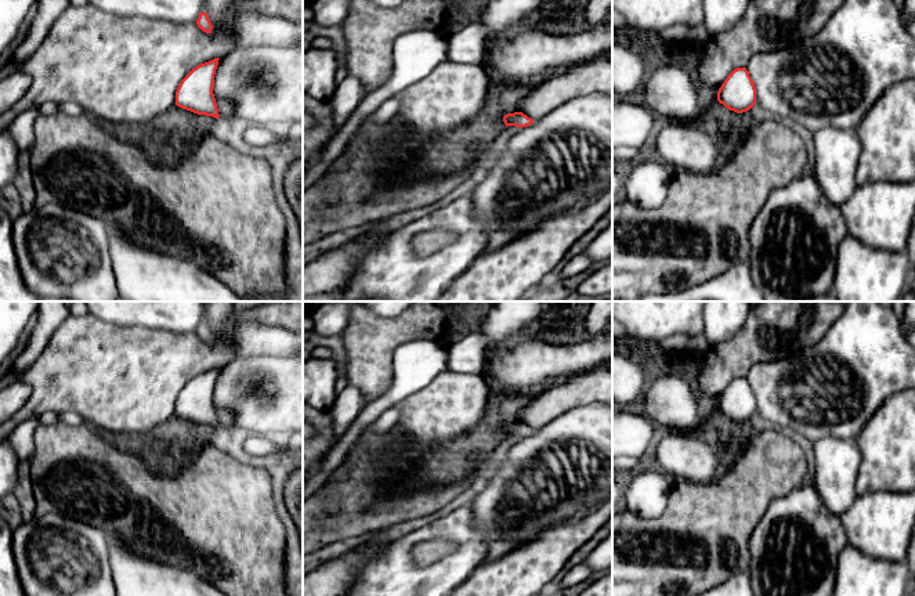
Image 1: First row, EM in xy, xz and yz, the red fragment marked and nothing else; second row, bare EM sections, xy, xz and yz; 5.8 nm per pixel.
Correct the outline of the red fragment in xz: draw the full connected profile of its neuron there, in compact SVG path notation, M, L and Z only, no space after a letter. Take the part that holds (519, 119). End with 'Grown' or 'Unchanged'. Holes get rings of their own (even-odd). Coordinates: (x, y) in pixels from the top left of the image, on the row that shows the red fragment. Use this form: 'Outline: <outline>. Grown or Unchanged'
Outline: M522 112L507 113L503 116L503 122L507 126L527 127L534 123L531 118Z. Unchanged

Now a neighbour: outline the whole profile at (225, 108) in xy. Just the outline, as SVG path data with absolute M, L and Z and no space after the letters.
M216 100L218 109L218 122L223 123L234 123L234 109L235 104L229 100Z

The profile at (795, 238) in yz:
M813 174L775 188L751 227L751 272L764 301L804 301L831 293L839 246L847 235L842 206L825 198Z

